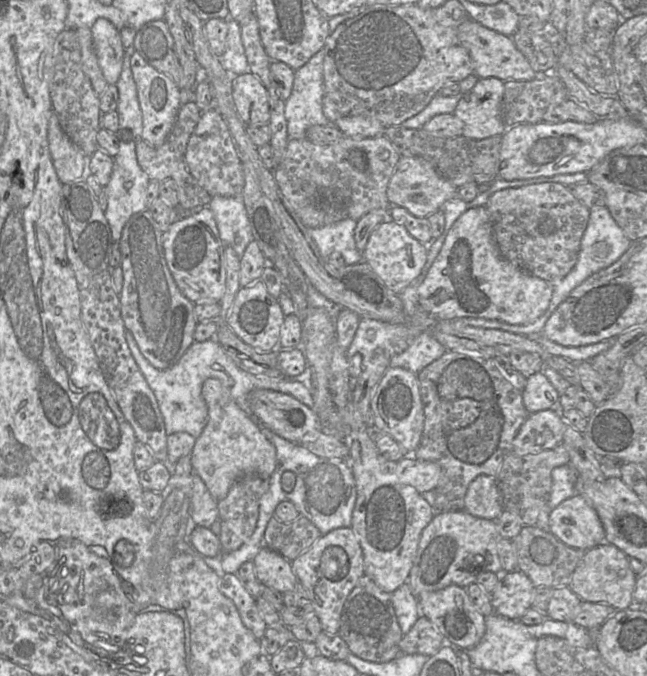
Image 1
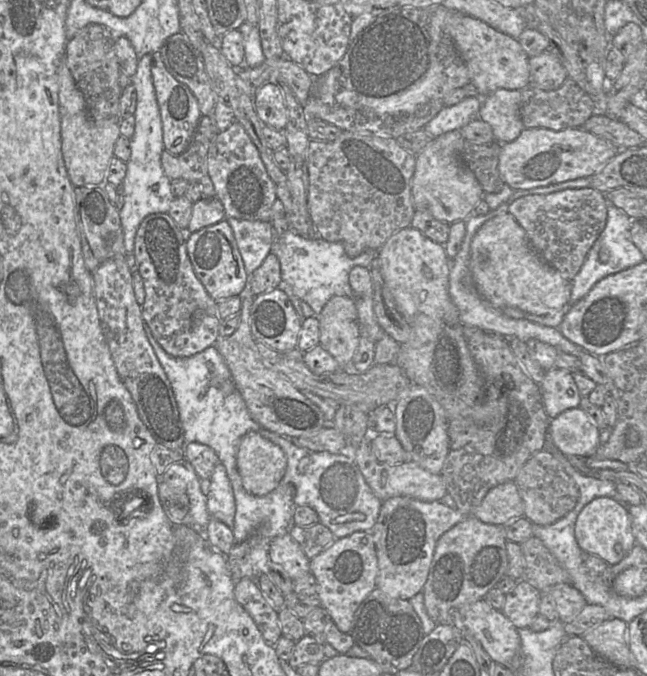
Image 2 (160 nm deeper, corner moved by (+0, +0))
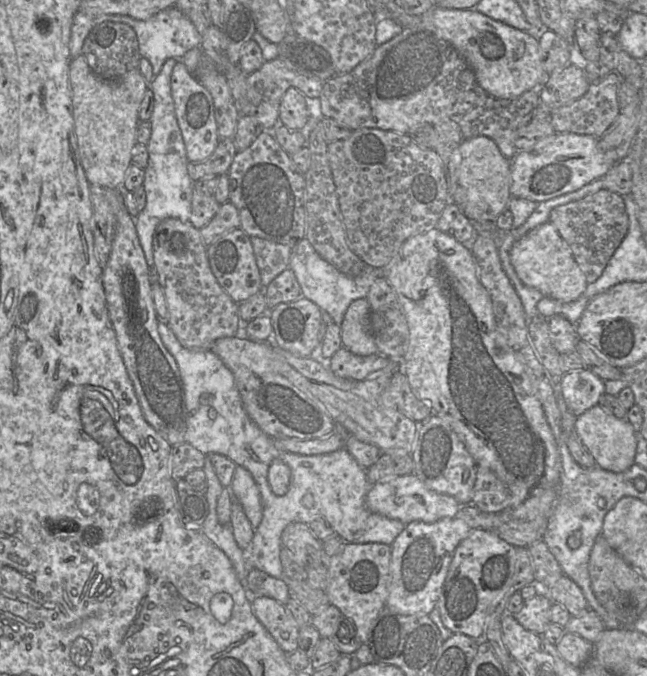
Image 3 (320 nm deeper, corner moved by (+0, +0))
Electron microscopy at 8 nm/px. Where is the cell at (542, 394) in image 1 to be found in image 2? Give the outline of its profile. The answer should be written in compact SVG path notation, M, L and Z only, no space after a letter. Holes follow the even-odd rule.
M553 367L546 371L540 383L543 404L550 419L563 411L577 408L582 396L577 388L573 373L569 370Z

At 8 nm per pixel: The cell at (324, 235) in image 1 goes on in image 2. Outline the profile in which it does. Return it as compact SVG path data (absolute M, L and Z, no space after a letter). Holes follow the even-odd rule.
M294 231L276 234L271 247L280 262L282 283L280 287L287 295L294 295L307 303L318 315L334 296L352 297L349 273L354 266L369 268L377 251L367 250L351 258L340 242L329 242L322 238L308 239Z

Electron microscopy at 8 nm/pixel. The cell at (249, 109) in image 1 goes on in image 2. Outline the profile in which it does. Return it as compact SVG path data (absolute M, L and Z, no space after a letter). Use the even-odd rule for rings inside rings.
M263 85L256 91L253 101L257 115L264 124L277 129L285 128L288 111L283 91L278 85Z

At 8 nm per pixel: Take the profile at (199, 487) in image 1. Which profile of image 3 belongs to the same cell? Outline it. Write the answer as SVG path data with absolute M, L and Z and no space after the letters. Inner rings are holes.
M236 465L229 488L234 500L241 504L252 527L257 528L262 519L262 503L259 488L250 472Z

